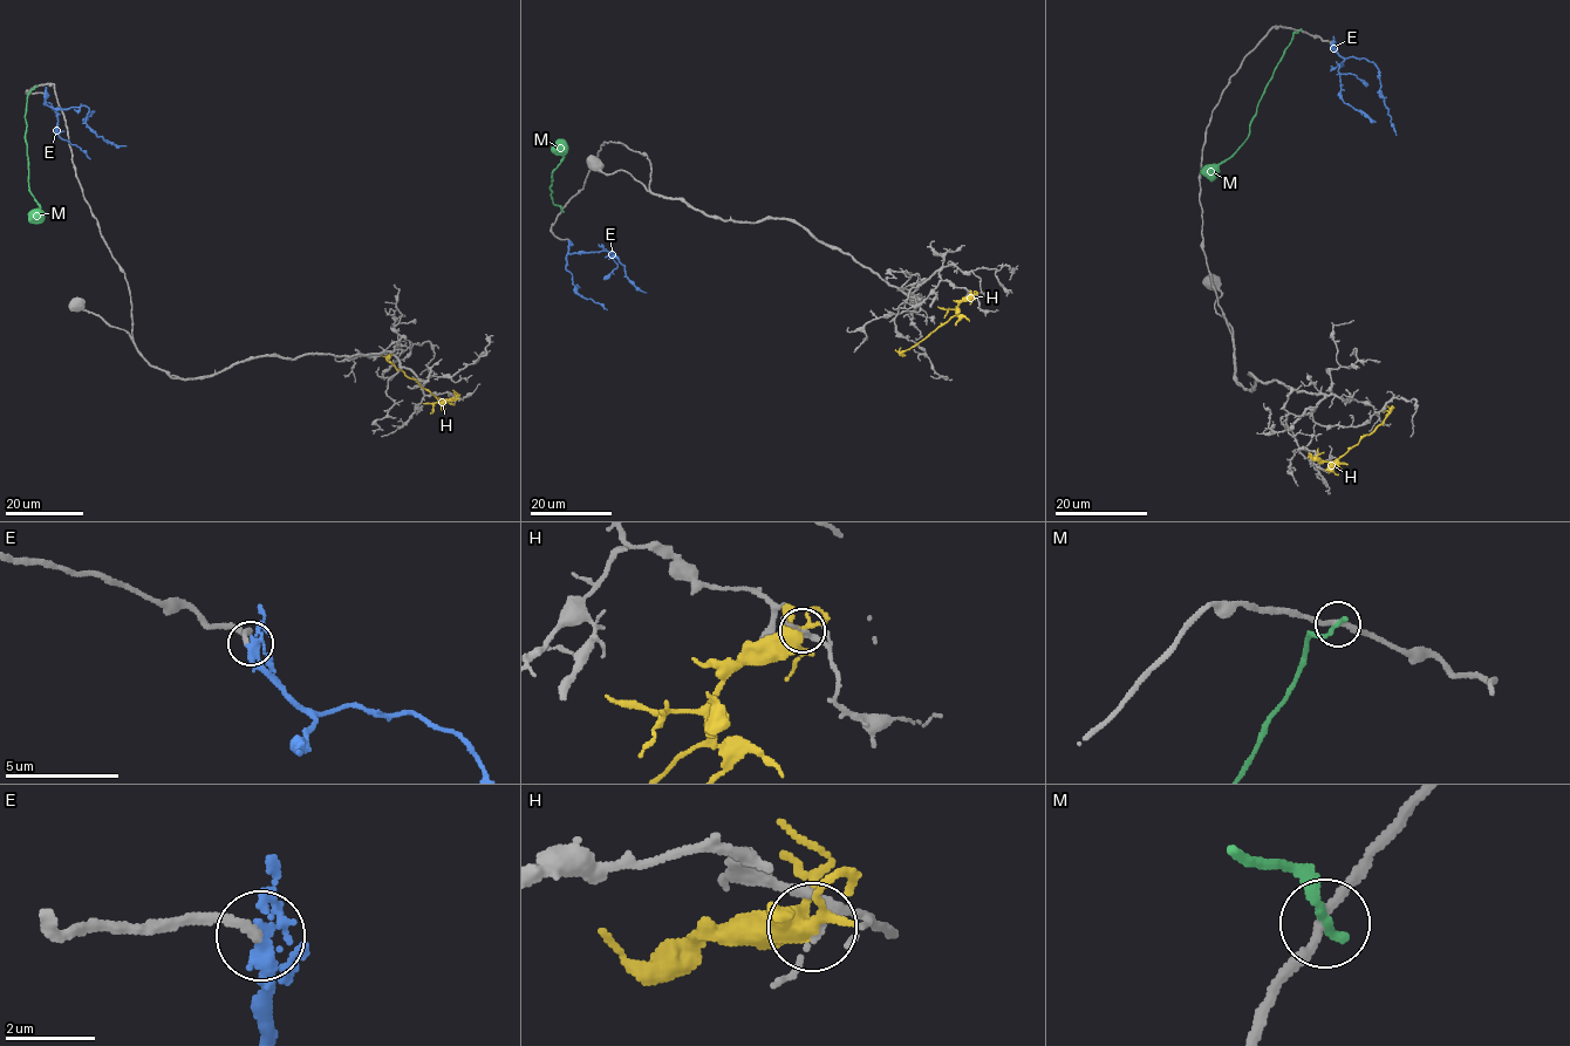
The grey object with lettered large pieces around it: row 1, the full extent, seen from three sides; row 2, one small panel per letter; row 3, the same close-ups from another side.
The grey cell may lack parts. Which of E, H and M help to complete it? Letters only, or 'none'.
E

